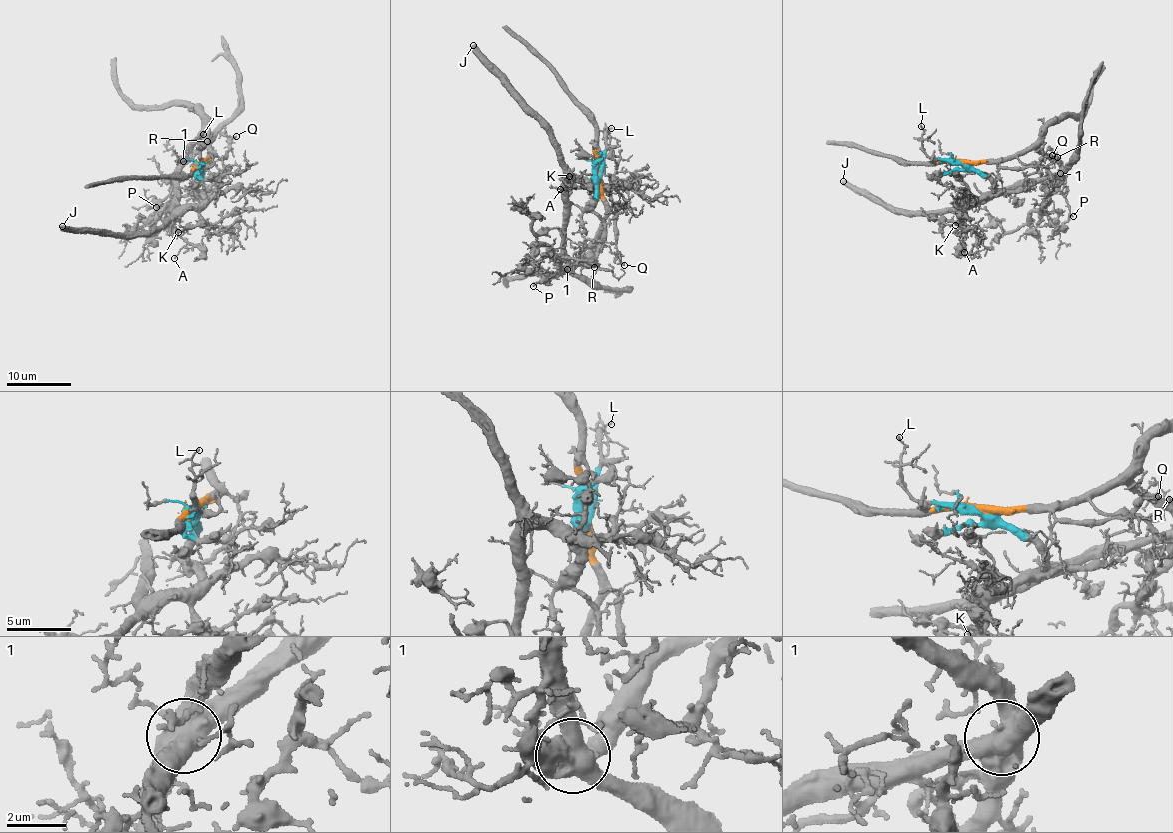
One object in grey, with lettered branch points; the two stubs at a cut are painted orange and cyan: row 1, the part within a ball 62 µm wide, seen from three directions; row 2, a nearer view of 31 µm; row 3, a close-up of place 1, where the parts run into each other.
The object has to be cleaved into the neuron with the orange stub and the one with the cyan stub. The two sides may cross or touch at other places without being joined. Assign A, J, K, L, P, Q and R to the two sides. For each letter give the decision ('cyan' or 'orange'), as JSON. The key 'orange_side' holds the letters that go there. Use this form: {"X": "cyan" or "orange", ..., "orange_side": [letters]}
{"A": "cyan", "J": "cyan", "K": "cyan", "L": "cyan", "P": "orange", "Q": "orange", "R": "orange", "orange_side": ["P", "Q", "R"]}

